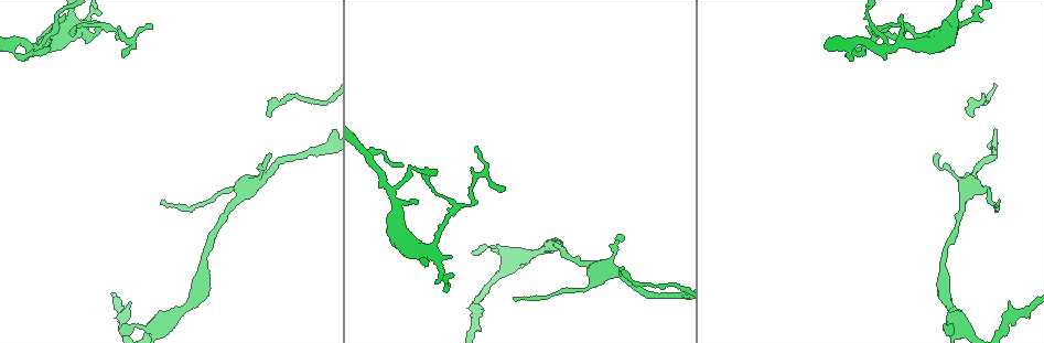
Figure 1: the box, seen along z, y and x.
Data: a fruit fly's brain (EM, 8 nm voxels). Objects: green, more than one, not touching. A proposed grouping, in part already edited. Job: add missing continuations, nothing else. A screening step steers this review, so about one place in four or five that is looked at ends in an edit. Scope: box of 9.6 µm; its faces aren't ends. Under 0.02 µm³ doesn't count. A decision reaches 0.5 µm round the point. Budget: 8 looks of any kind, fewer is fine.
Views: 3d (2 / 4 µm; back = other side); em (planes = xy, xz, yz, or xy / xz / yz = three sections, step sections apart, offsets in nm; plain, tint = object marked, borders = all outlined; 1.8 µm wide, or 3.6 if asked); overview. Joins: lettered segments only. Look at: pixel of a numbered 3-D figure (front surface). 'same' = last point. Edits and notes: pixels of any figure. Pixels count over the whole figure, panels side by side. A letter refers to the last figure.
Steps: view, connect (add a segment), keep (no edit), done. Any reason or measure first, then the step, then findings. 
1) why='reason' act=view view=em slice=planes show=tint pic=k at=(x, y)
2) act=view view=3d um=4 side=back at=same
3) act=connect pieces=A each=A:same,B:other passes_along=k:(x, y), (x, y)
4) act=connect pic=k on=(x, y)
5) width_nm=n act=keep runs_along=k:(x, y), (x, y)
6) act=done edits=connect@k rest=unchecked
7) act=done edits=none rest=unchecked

why='free end' act=view view=3d um=4 pic=1 at=(474, 149)

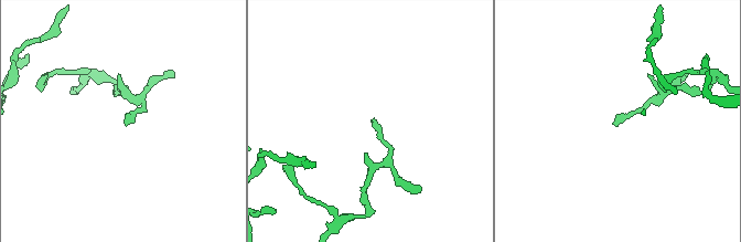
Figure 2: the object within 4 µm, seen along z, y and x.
why='shape alone is not enough' act=view view=em slice=planes show=borders pic=2 at=(616, 121)

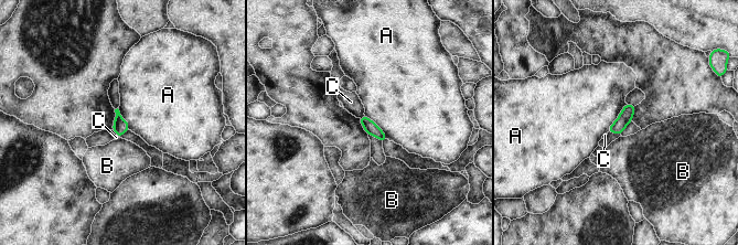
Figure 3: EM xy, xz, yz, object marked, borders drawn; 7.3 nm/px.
longest_contact=A:260nm act=keep each=A:other,B:other,C:other border=3:(627, 104), (607, 131) found='none of them fits'

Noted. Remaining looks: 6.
why='free end' act=view view=3d um=4 pic=1 at=(451, 258)

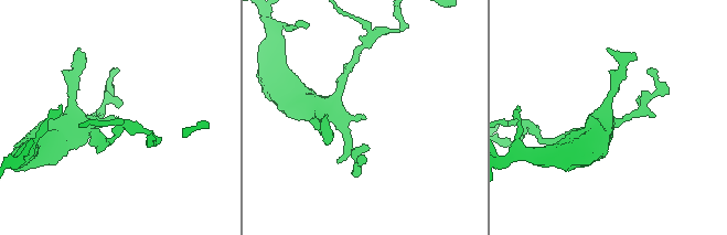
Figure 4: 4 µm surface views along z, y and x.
why='need the tissue' act=view view=em slice=xy step=8 show=borders pic=4 at=(116, 116)

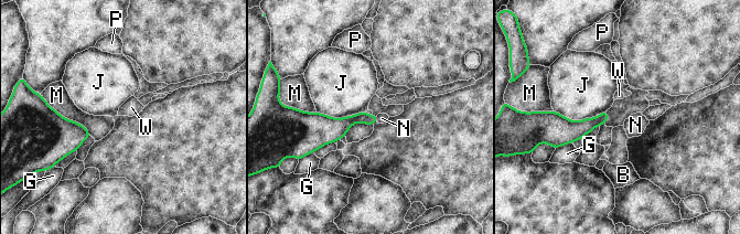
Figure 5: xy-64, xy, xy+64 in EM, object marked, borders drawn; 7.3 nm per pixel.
why='another direction' act=view view=em slice=planes show=borders at=same

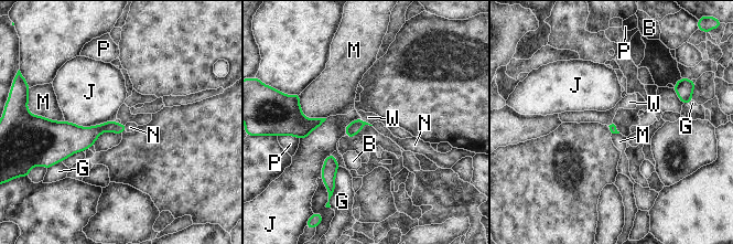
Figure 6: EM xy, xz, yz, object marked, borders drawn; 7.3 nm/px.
act=connect pieces=N each=B:other,G:other,J:other,M:other,N:same,P:other,W:other found='the neuron continues'

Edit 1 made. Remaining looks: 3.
why='tapers out' act=view view=3d um=4 pic=1 at=(401, 166)

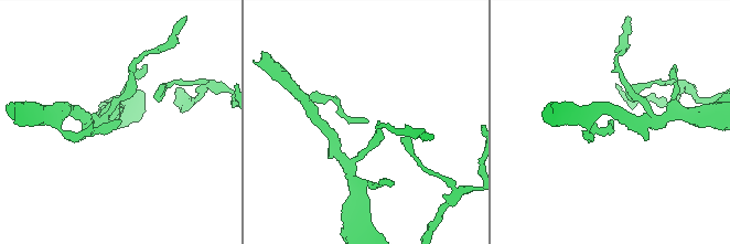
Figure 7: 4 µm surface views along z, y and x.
act=view view=em slice=planes show=tint pic=7 at=(119, 121)

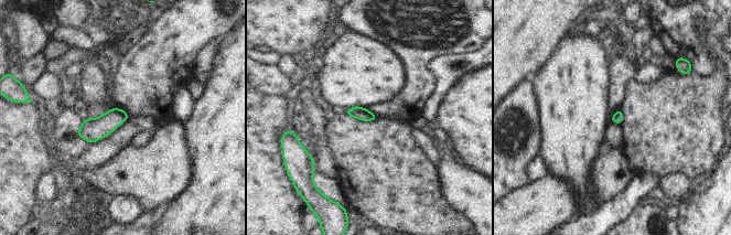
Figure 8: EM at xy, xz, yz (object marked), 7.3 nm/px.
act=view view=em slice=planes show=borders at=same

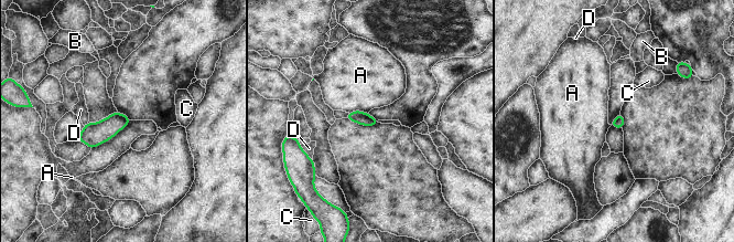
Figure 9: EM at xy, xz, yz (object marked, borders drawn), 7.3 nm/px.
width_nm=80 act=keep each=A:other,B:other,C:other,D:other border=9:(367, 112), (353, 111), (348, 113) found='no lettered segment goes on from it'

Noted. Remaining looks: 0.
act=done edits=connect@6 rest=unchecked

